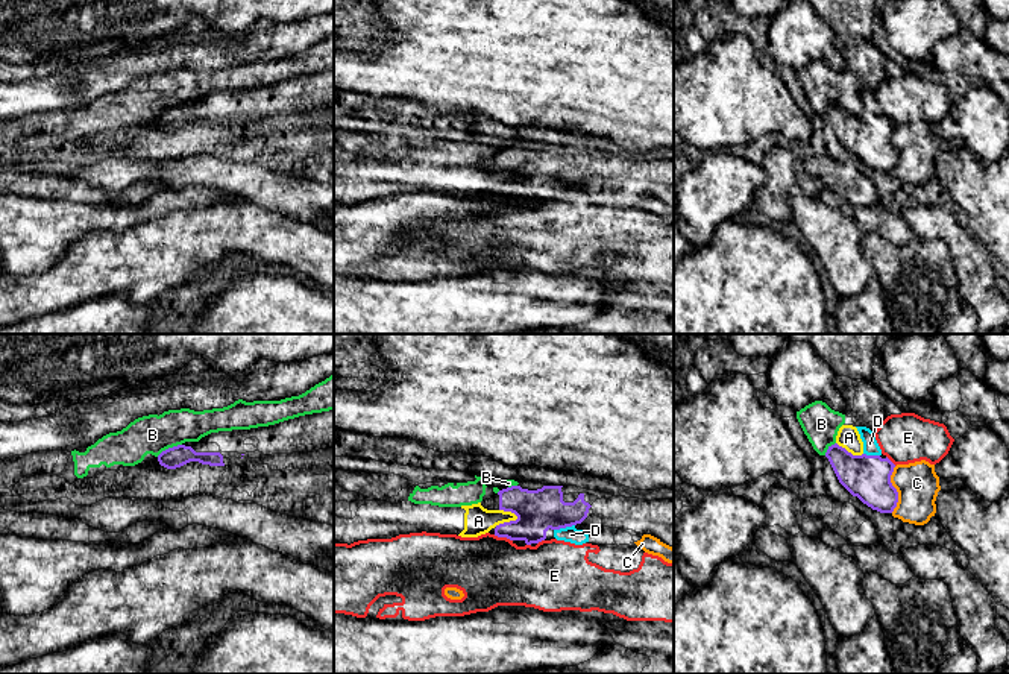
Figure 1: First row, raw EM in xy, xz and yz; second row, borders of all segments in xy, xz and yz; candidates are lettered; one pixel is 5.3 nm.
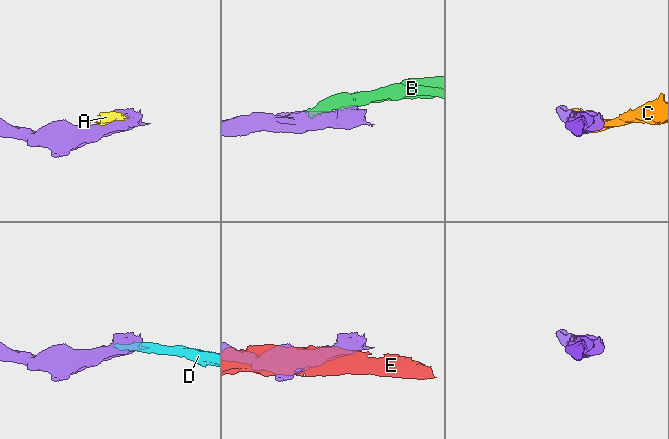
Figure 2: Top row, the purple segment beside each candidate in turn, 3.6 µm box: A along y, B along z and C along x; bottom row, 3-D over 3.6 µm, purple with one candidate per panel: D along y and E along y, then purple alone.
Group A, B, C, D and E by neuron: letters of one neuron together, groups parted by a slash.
A B / C / D E

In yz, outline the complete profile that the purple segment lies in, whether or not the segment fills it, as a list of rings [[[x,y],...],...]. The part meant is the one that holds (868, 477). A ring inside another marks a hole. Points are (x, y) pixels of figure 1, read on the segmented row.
[[[838,443],[828,446],[828,458],[839,483],[863,504],[880,513],[892,513],[898,492],[891,483],[895,465],[880,455],[853,455]]]

